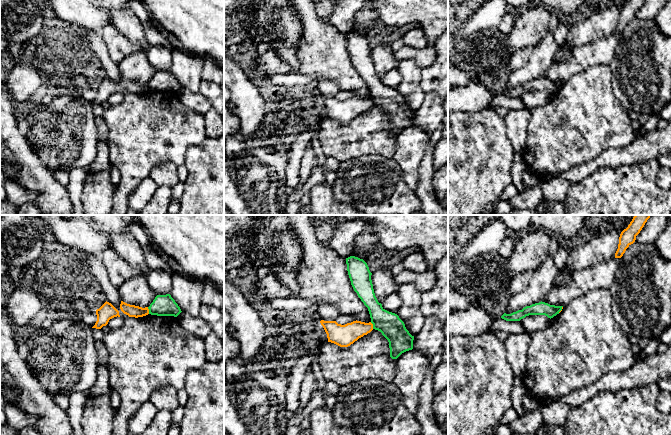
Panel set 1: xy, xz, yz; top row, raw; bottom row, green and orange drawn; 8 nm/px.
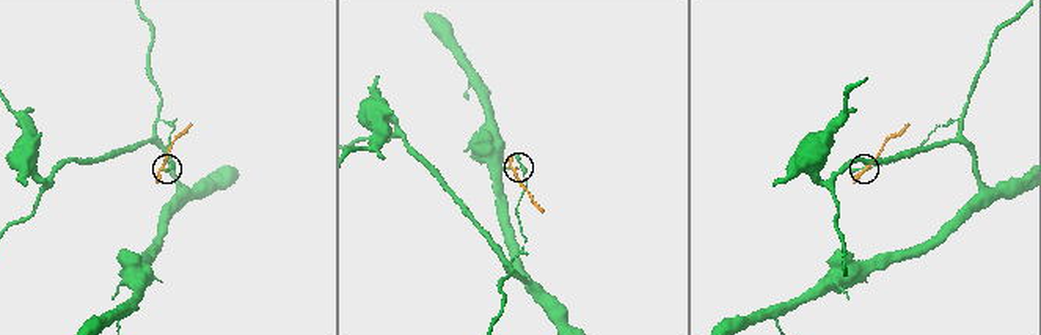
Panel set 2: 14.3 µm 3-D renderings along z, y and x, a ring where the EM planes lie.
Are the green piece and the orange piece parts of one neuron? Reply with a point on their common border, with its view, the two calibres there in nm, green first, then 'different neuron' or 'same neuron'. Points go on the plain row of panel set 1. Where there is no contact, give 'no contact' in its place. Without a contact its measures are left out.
xy (149, 86) | 180/100 nm | different neuron

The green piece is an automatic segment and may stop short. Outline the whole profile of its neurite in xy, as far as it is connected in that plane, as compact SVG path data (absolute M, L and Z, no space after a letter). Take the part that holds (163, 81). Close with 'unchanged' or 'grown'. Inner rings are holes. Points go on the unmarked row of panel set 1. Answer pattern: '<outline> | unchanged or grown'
M170 70L157 71L148 83L149 90L177 93L182 87Z | unchanged

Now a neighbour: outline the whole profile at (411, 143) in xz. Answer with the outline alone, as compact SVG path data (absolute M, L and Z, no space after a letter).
M414 126L402 129L396 137L396 151L393 159L403 171L404 182L413 191L419 183L419 166L428 141L429 135Z

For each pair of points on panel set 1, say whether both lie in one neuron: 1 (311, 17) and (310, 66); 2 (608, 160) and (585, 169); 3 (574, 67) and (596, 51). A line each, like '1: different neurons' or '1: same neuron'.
1: same neuron
2: same neuron
3: same neuron

